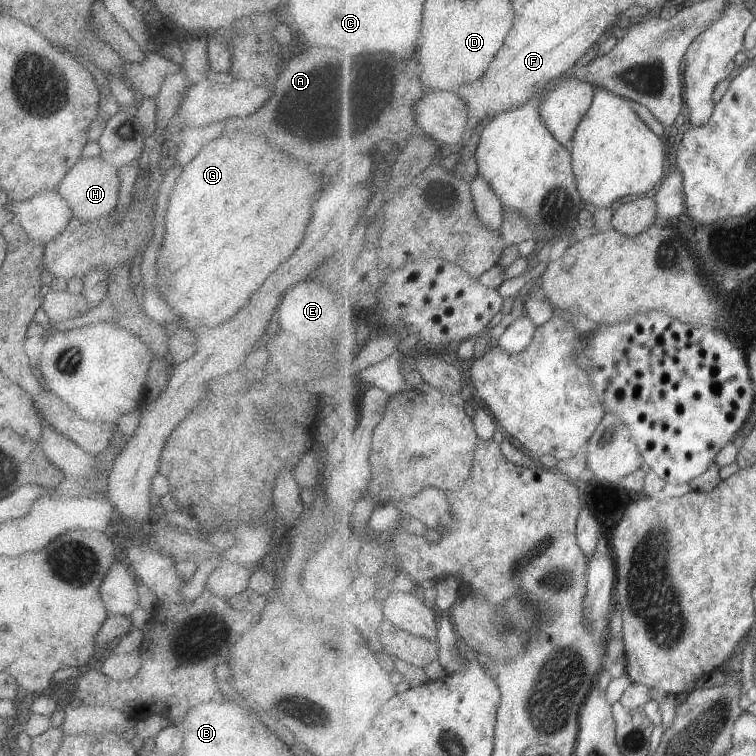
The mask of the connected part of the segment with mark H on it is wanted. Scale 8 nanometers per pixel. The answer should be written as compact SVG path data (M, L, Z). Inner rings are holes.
M99 155L81 157L60 180L57 186L59 196L68 202L72 216L80 221L92 221L111 213L118 200L118 178L116 168Z

